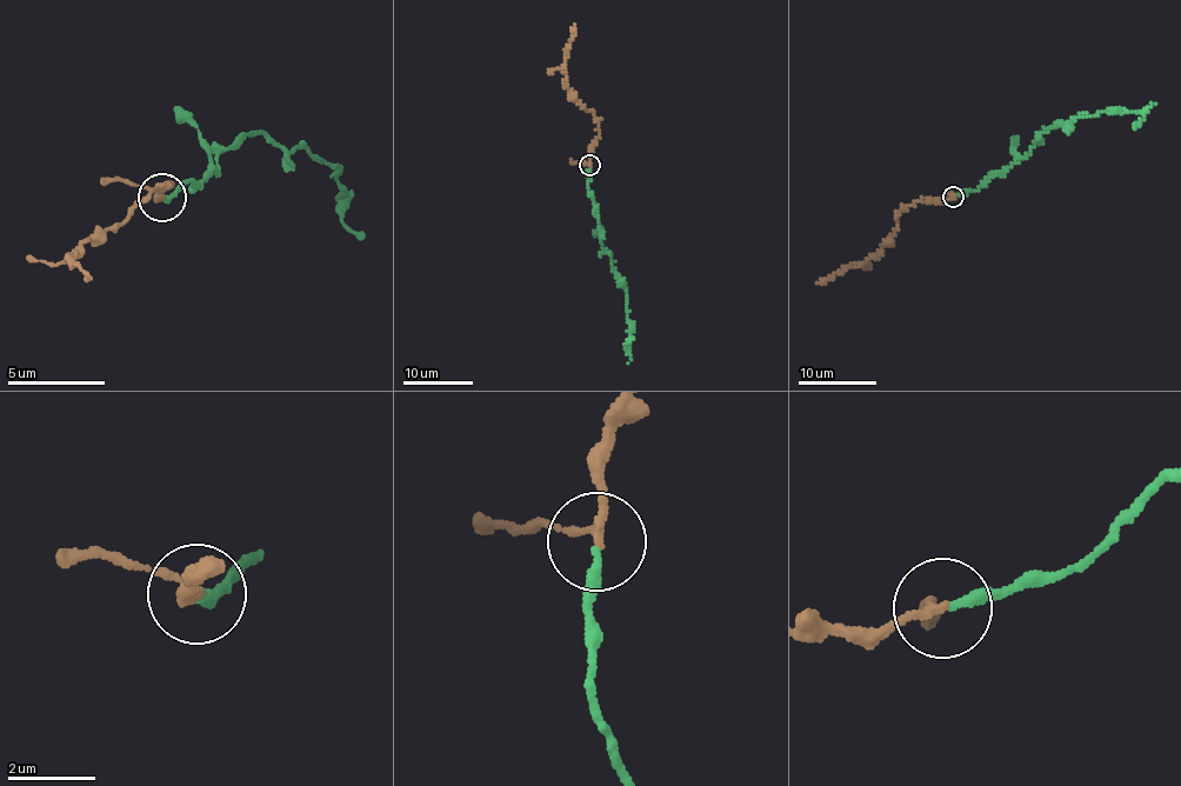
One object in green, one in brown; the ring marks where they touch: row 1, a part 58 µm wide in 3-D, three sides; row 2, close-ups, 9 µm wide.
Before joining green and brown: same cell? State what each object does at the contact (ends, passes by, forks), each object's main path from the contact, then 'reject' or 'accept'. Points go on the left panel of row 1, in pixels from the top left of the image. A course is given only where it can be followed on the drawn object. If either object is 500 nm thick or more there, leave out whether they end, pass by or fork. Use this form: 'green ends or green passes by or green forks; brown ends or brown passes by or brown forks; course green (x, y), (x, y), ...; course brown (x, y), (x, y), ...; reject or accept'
green ends; brown passes by; course green (161, 197), (199, 191), (221, 151), (257, 133), (339, 174), (344, 220), (366, 239); course brown (161, 197), (154, 188), (173, 184), (164, 180), (145, 201), (100, 232), (69, 260), (64, 253), (85, 281); accept

